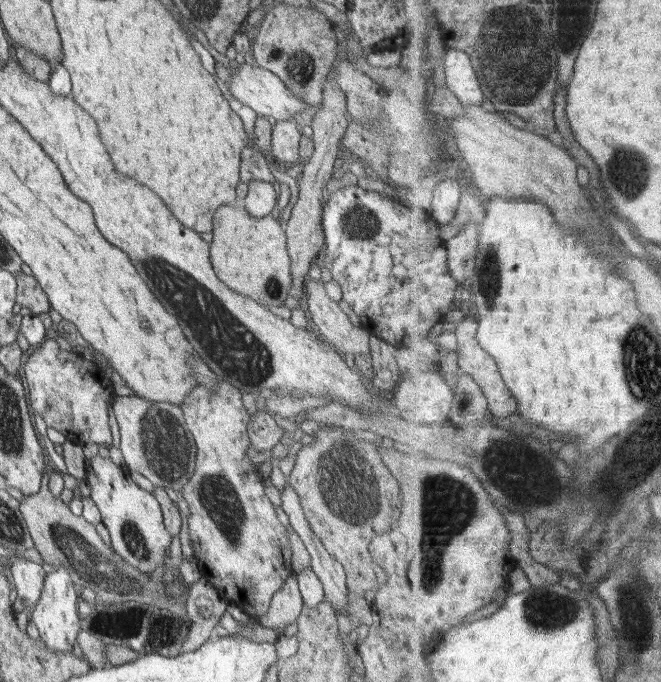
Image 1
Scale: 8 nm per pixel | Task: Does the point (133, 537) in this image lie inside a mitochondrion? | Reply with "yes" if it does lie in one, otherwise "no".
yes

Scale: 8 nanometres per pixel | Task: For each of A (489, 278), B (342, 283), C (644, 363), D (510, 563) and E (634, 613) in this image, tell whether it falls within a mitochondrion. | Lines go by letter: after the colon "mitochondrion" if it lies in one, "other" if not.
A: mitochondrion
B: other
C: mitochondrion
D: other
E: mitochondrion

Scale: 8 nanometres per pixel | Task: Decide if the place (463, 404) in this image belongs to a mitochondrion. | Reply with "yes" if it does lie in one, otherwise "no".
no

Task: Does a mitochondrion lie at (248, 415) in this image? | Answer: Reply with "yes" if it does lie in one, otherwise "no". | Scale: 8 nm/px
no

